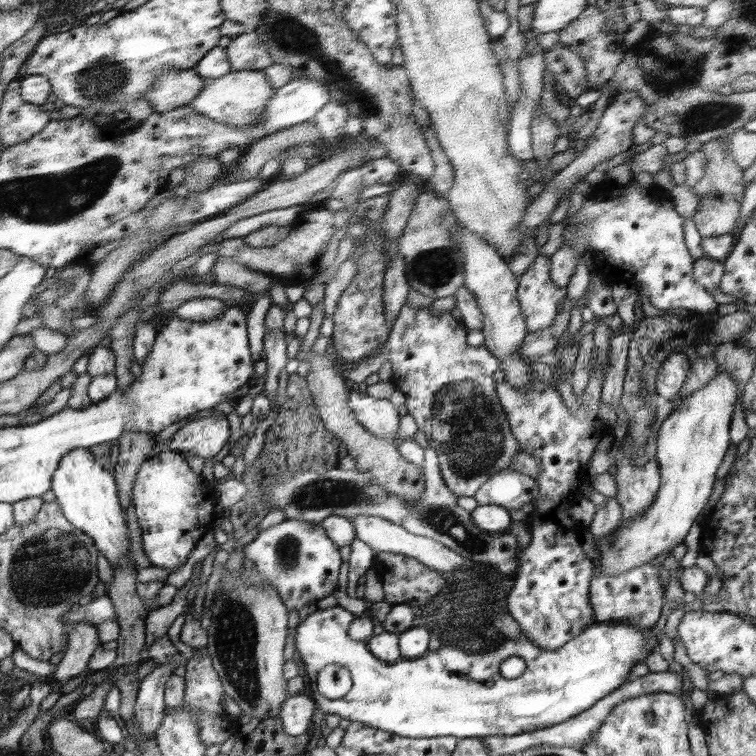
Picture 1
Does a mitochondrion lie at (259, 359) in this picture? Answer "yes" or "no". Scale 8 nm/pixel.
no

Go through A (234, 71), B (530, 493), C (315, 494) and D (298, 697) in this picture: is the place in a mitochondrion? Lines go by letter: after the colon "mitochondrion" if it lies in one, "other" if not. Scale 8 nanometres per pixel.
A: other
B: other
C: mitochondrion
D: other

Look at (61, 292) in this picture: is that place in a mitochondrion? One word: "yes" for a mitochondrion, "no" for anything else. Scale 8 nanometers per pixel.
no

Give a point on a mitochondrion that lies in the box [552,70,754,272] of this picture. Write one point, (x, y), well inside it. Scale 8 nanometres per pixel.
(709, 115)

